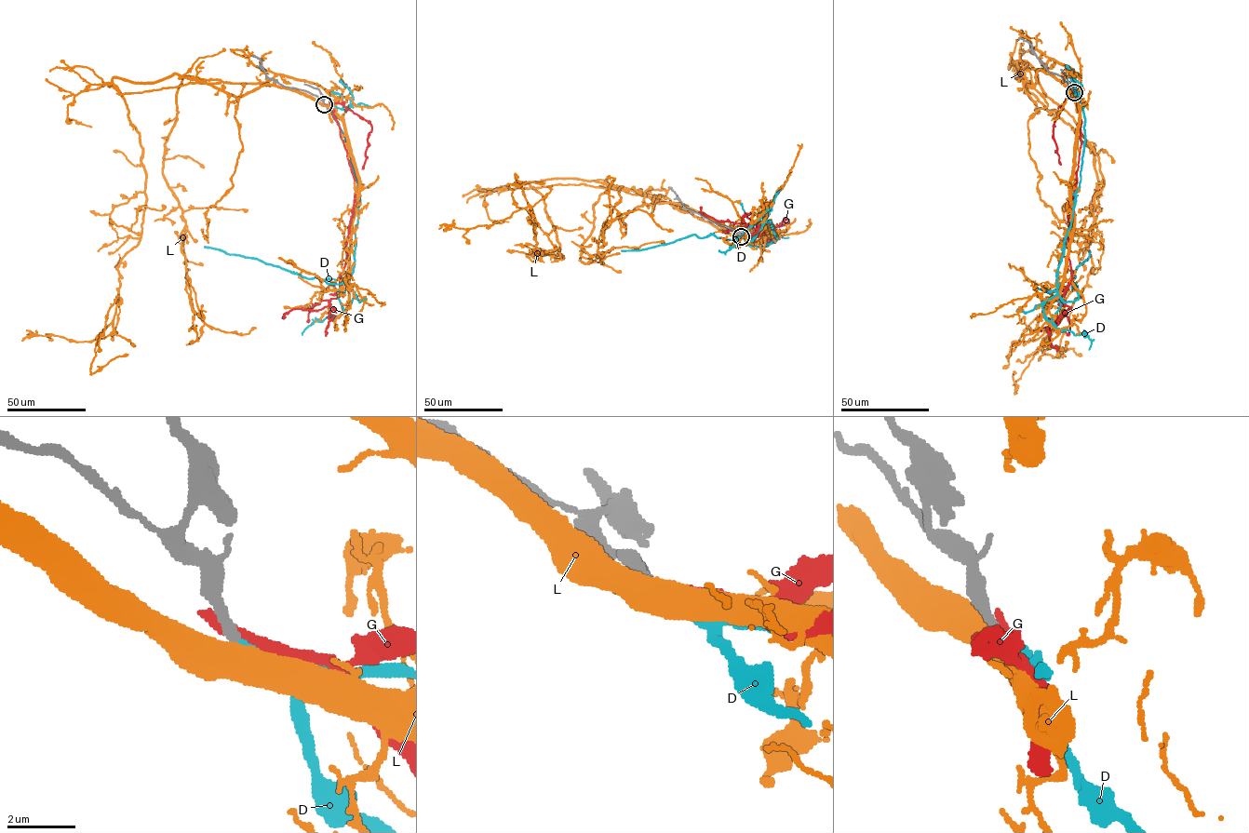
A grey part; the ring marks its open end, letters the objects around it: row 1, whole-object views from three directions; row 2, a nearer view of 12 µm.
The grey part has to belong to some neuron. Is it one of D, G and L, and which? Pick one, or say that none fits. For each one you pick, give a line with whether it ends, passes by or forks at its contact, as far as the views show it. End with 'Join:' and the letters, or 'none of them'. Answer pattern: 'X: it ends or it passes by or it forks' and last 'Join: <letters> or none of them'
D: it ends
Join: D

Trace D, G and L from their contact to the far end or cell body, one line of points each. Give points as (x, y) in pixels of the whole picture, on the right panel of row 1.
D: (1074, 92), (1083, 105), (1085, 139), (1057, 270), (1057, 293), (1065, 302), (1078, 299), (1071, 273), (1090, 250)
G: (1073, 91), (1081, 144), (1067, 213), (1072, 276), (1061, 298), (1071, 308), (1040, 330)
L: (1073, 92), (1042, 71), (1029, 83), (1012, 58), (1090, 149), (1098, 181), (1086, 286), (1040, 347), (1065, 356)

